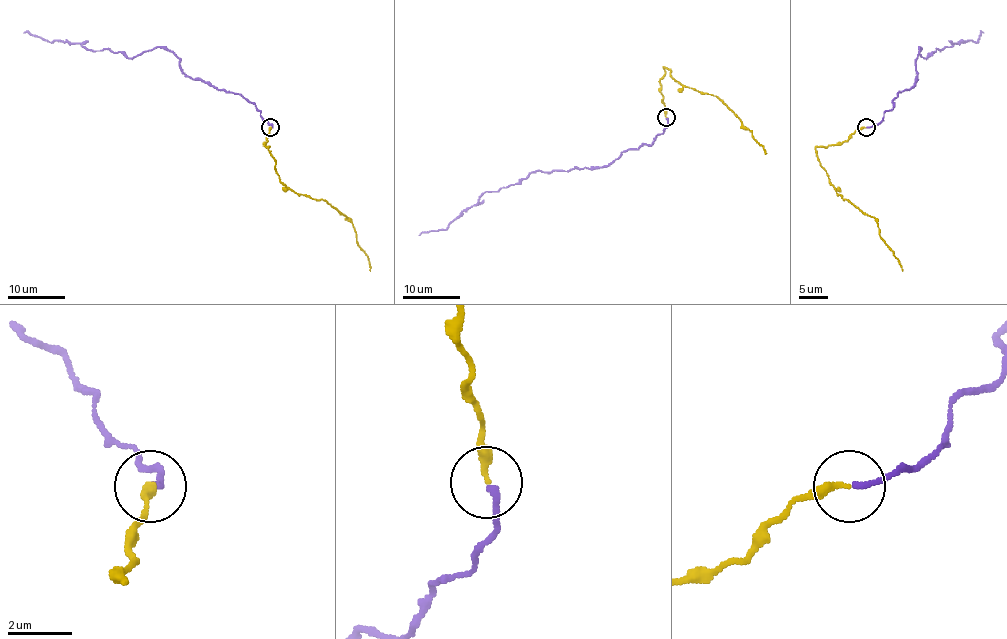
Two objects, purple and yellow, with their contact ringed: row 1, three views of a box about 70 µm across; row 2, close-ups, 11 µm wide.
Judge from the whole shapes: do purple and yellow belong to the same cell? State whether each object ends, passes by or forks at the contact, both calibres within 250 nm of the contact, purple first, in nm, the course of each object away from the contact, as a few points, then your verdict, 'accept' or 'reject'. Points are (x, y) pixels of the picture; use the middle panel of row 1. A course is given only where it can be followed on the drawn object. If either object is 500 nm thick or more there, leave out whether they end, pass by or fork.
purple ends | yellow ends | 190/240 nm | purple via (666, 117), (651, 145), (624, 151), (600, 168), (535, 171), (486, 191), (446, 230), (418, 235) | yellow via (666, 117), (660, 92), (666, 67), (677, 81), (716, 96), (752, 132), (765, 153) | accept

